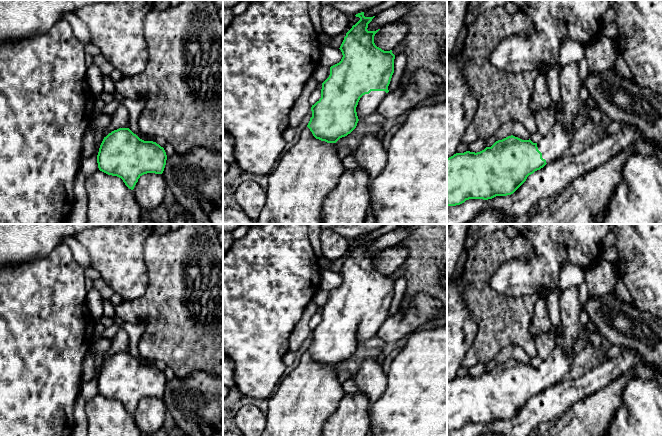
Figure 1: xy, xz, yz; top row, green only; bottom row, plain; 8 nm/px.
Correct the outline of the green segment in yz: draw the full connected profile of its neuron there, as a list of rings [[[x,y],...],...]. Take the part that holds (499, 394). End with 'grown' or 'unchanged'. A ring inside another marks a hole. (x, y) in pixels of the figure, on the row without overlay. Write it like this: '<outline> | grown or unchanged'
[[[556,345],[538,367],[511,359],[480,376],[466,375],[447,382],[447,430],[460,429],[469,423],[488,424],[513,418],[529,399],[561,382],[569,374],[574,355],[574,352]]] | grown

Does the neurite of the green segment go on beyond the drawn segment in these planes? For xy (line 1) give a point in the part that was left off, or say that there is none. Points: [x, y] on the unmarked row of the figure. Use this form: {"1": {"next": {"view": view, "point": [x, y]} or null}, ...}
{"1": {"next": null}}

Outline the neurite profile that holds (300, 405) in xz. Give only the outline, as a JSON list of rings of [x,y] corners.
[[[308,351],[299,365],[284,378],[269,397],[267,423],[261,436],[322,436],[323,425],[345,396],[336,367],[316,363]]]

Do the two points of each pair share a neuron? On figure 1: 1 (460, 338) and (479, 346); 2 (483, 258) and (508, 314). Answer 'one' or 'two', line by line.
1: two
2: one

